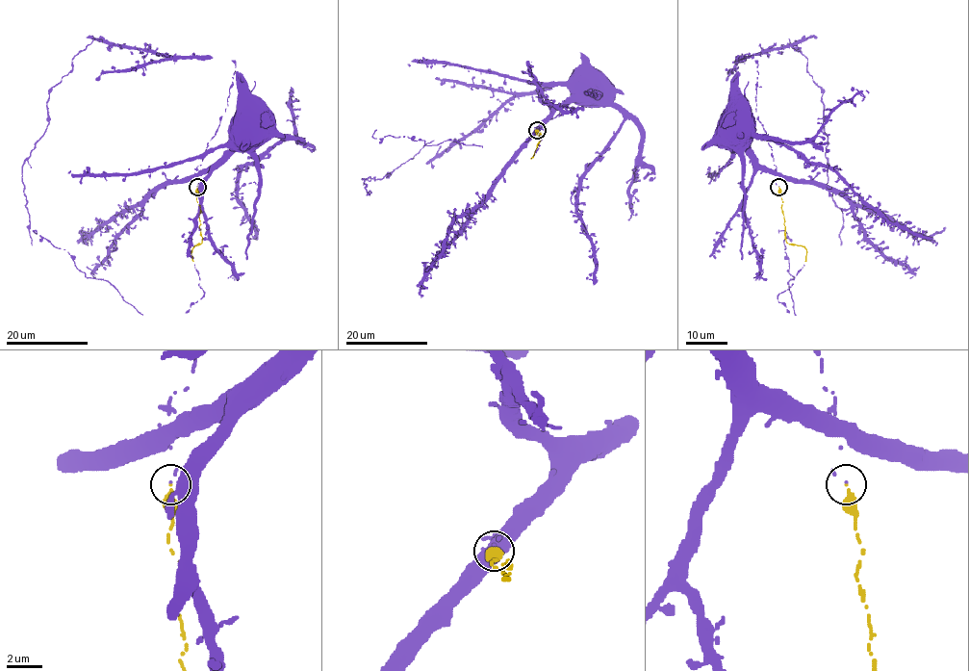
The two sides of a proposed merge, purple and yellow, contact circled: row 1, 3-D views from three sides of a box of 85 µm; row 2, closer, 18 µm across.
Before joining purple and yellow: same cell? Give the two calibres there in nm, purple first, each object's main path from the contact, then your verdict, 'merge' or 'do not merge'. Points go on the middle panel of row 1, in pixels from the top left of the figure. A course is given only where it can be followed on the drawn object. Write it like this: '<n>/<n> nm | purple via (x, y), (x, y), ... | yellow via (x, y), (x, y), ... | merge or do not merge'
100/280 nm | purple via (536, 130), (578, 90), (578, 76), (581, 73), (589, 74) | yellow via (536, 130), (542, 138), (533, 156) | merge

